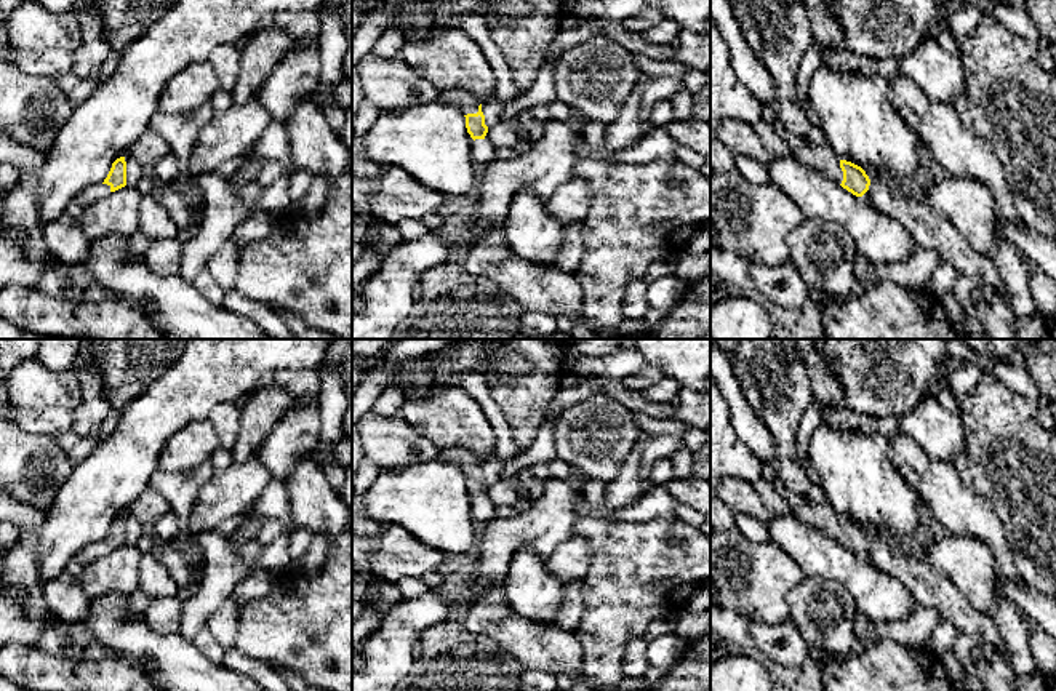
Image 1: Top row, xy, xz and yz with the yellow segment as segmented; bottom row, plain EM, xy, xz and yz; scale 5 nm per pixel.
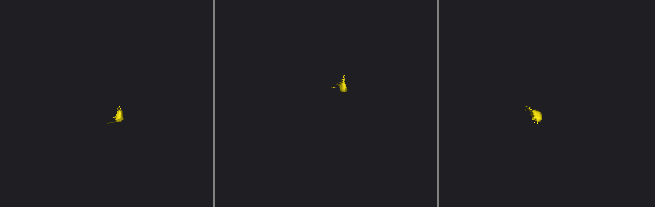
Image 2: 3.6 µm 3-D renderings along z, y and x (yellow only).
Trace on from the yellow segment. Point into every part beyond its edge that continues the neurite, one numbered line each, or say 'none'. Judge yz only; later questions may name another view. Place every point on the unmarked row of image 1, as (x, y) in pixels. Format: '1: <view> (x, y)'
1: yz (818, 515)
2: yz (930, 589)

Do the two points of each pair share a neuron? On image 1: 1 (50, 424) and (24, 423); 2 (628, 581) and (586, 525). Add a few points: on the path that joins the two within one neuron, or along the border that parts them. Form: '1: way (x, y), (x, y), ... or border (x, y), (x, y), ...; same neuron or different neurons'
1: way (44, 423), (31, 423); same neuron
2: way (628, 567), (600, 539); same neuron

